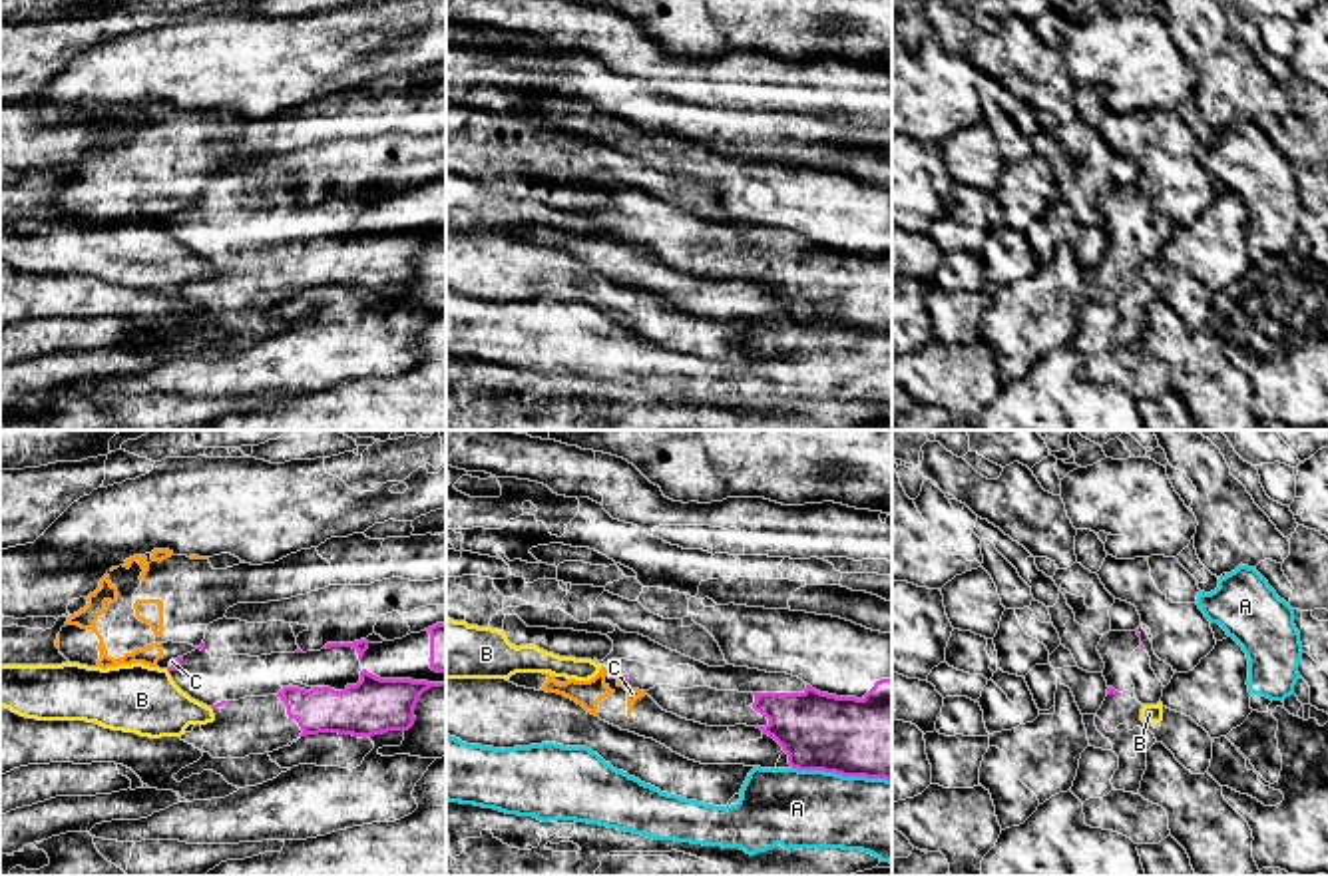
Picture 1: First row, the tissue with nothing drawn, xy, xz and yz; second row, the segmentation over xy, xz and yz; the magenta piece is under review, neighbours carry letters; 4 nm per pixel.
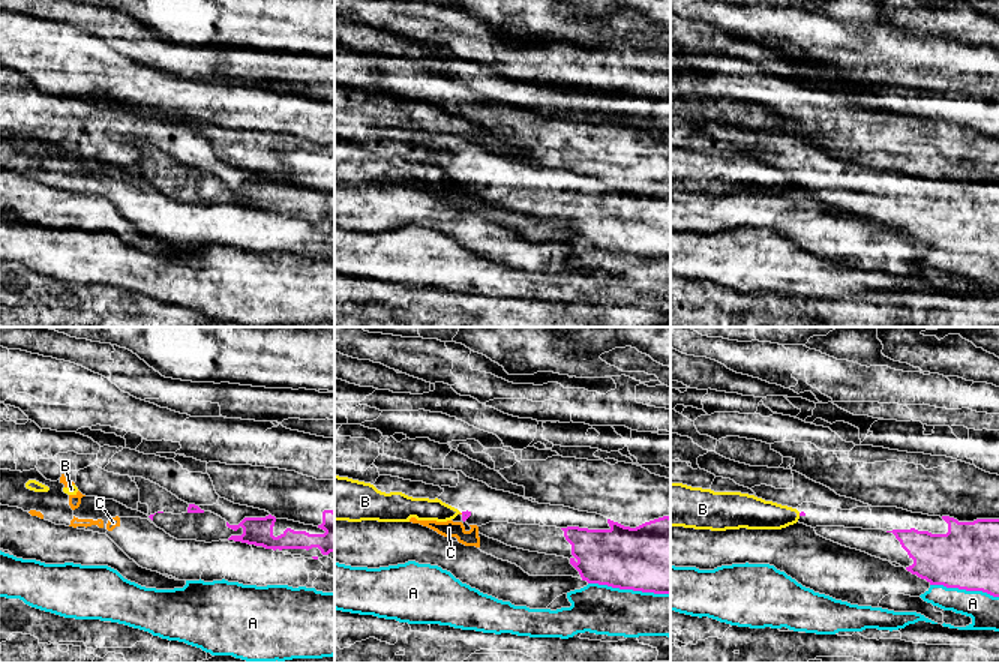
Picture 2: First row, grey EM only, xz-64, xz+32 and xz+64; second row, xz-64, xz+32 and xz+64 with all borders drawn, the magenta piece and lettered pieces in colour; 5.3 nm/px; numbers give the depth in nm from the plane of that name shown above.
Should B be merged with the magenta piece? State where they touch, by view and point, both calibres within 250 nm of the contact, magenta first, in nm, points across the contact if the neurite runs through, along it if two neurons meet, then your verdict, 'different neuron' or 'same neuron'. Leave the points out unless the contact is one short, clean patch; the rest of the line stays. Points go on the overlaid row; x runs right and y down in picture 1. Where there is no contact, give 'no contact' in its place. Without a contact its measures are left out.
no contact; different neuron

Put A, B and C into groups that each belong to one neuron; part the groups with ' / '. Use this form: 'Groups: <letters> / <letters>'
Groups: A / B / C

